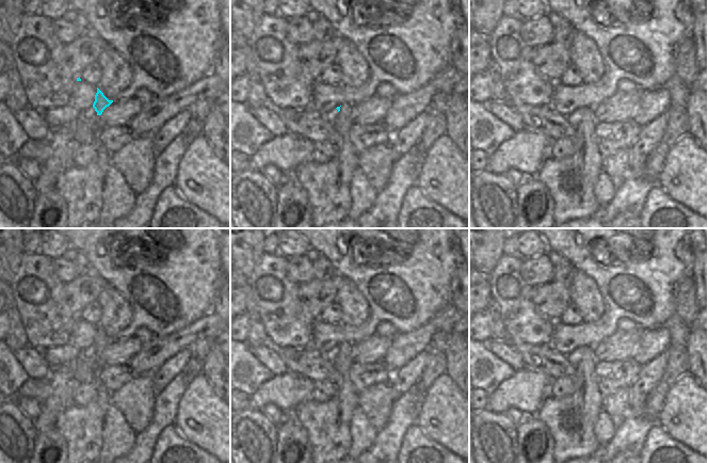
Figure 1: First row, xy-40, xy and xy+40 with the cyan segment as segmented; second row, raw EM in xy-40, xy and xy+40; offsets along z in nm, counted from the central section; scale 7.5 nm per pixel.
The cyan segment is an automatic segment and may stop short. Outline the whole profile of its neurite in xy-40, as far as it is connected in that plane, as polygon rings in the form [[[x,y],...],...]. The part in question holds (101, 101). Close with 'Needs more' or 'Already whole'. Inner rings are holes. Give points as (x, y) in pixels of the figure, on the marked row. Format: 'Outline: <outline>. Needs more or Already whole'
Outline: [[[97,87],[97,93],[95,95],[95,101],[93,108],[97,112],[97,115],[101,115],[103,110],[109,107],[113,100],[109,100],[103,93]]]. Already whole

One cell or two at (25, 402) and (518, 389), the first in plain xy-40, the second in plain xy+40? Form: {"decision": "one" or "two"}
{"decision": "two"}

